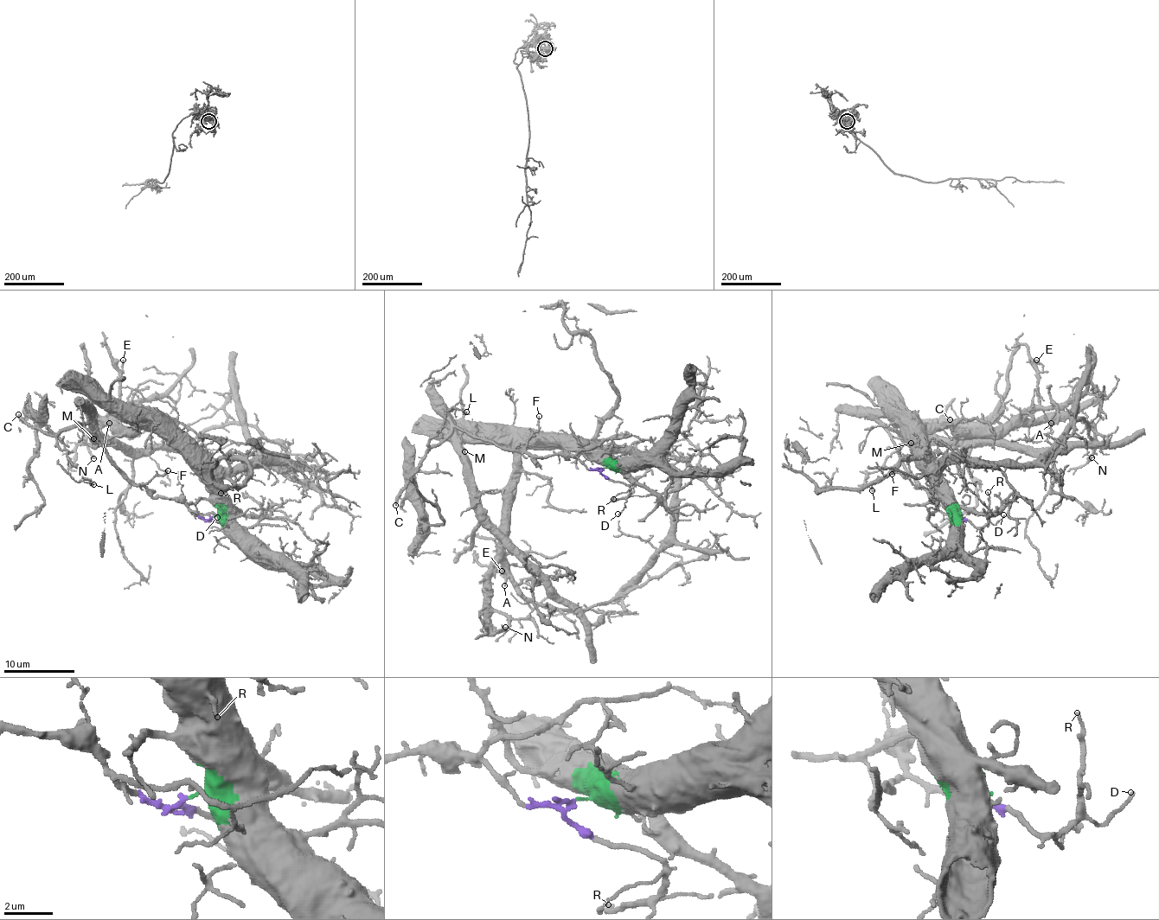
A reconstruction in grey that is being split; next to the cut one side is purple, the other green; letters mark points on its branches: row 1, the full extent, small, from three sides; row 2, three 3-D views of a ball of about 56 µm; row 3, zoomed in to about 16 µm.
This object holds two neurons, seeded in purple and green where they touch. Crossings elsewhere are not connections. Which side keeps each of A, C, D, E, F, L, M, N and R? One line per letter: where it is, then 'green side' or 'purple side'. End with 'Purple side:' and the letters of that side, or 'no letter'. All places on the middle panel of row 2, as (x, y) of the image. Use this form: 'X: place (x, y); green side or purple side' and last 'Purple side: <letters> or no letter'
A: place (504, 585); green side
C: place (395, 505); purple side
D: place (617, 514); purple side
E: place (502, 571); green side
F: place (539, 416); purple side
L: place (466, 412); purple side
M: place (464, 451); purple side
N: place (505, 627); green side
R: place (613, 499); purple side
Purple side: C, D, F, L, M, R

